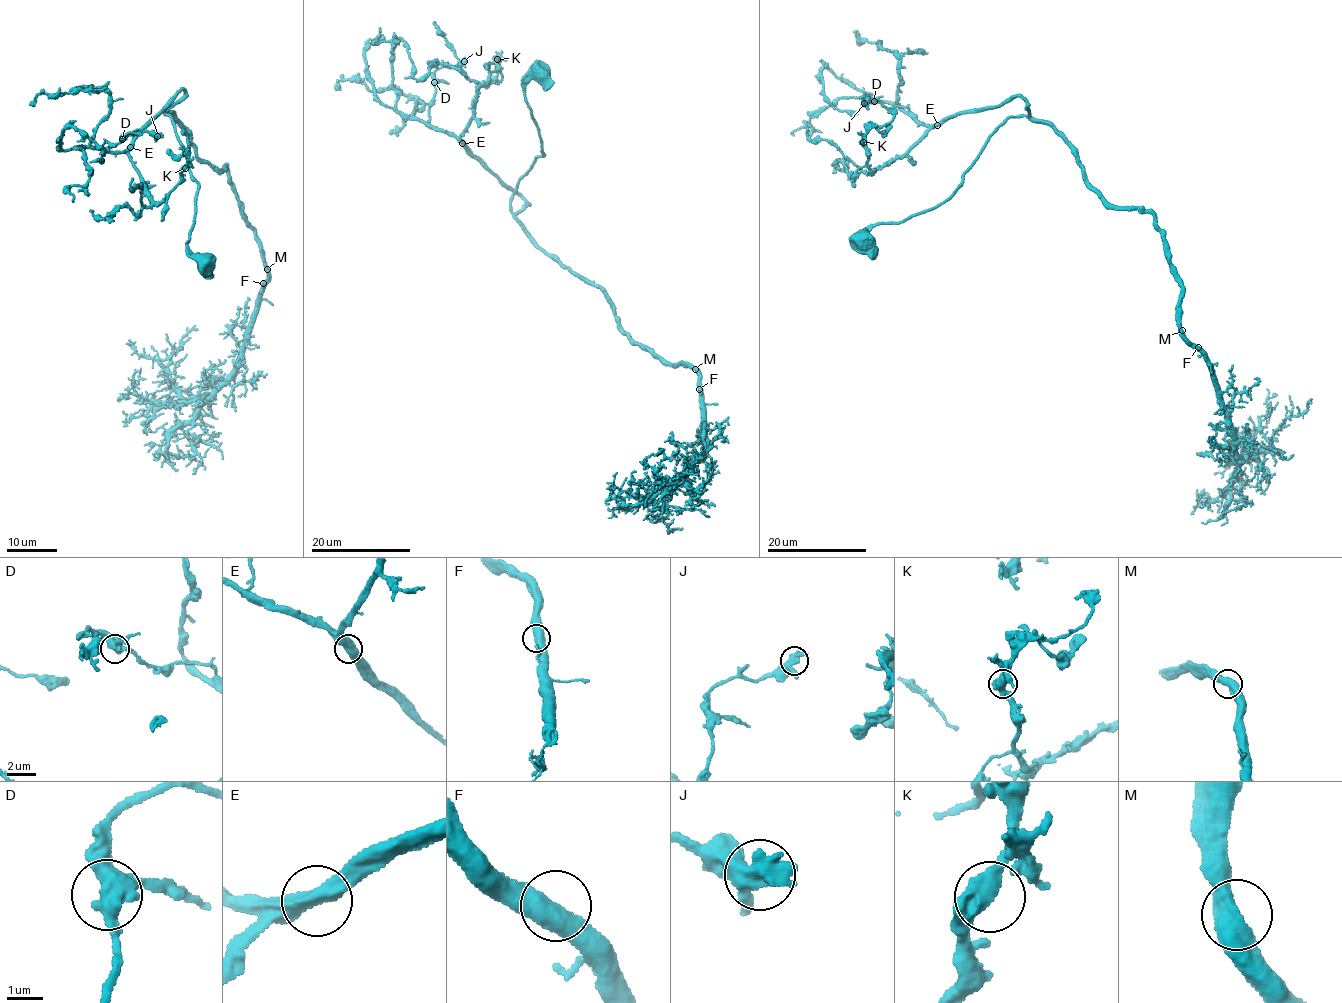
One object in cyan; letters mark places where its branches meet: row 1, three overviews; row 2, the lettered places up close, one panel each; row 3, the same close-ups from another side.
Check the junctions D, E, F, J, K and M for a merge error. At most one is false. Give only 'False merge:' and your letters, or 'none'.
False merge: none

